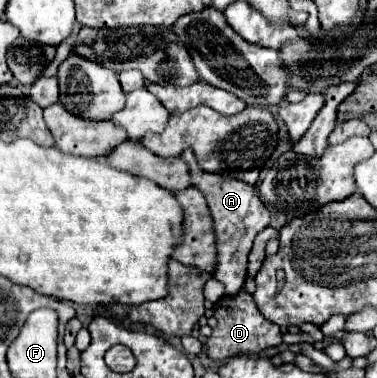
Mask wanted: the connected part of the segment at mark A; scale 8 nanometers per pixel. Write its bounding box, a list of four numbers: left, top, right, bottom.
[180,150,270,298]

